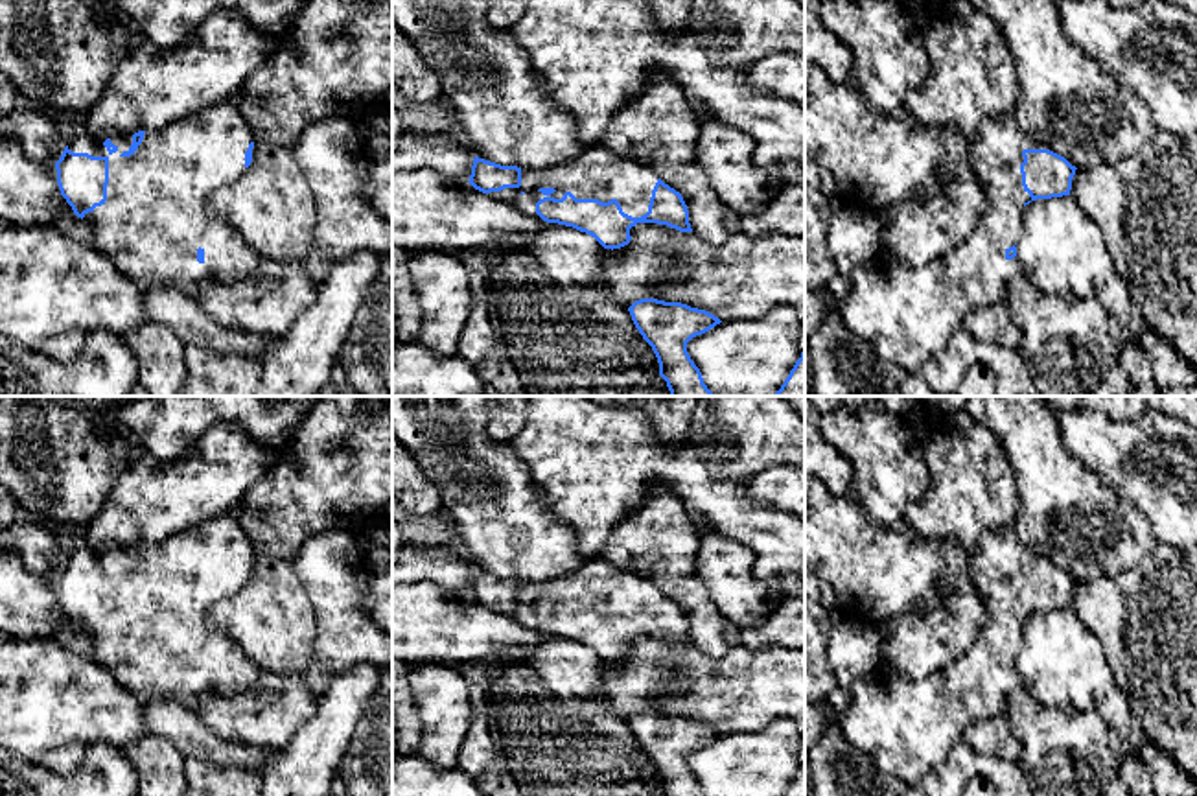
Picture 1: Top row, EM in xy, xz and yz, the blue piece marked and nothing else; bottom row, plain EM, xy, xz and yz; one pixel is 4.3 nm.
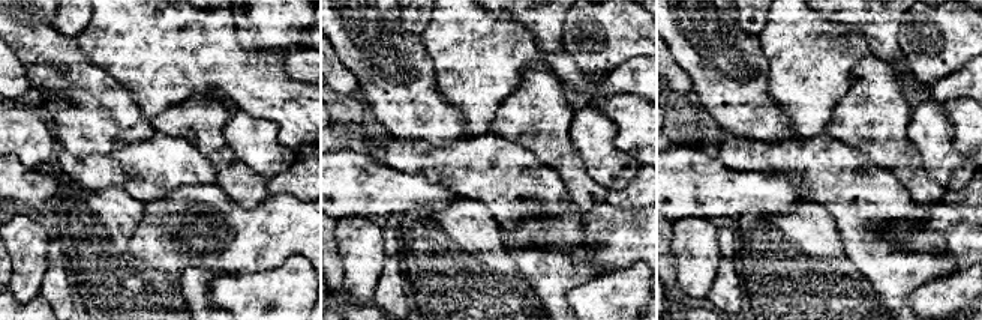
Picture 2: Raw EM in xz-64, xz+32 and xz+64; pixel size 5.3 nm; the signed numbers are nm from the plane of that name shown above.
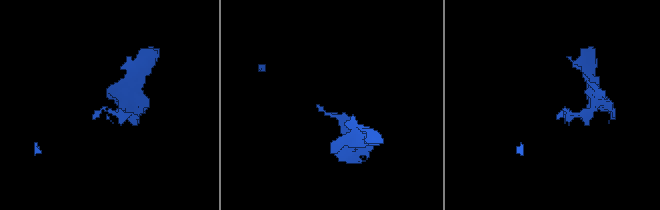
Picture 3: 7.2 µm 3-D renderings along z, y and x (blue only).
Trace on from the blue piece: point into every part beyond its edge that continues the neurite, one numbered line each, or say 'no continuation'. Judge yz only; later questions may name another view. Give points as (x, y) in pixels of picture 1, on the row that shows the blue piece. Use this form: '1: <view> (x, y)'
1: yz (908, 314)

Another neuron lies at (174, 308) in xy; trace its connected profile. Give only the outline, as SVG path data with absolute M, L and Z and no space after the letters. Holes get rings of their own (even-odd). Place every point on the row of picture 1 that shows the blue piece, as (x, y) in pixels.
M171 287L144 291L147 315L153 322L169 326L184 346L201 346L215 352L260 354L274 337L236 332L210 319L195 298Z

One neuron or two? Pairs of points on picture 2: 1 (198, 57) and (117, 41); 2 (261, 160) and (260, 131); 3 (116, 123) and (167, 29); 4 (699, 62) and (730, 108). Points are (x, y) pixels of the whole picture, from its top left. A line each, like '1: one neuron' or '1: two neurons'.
1: one neuron
2: one neuron
3: two neurons
4: one neuron

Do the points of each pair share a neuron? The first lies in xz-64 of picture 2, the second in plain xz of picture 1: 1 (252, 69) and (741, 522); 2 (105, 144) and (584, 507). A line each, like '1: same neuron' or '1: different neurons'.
1: same neuron
2: different neurons

